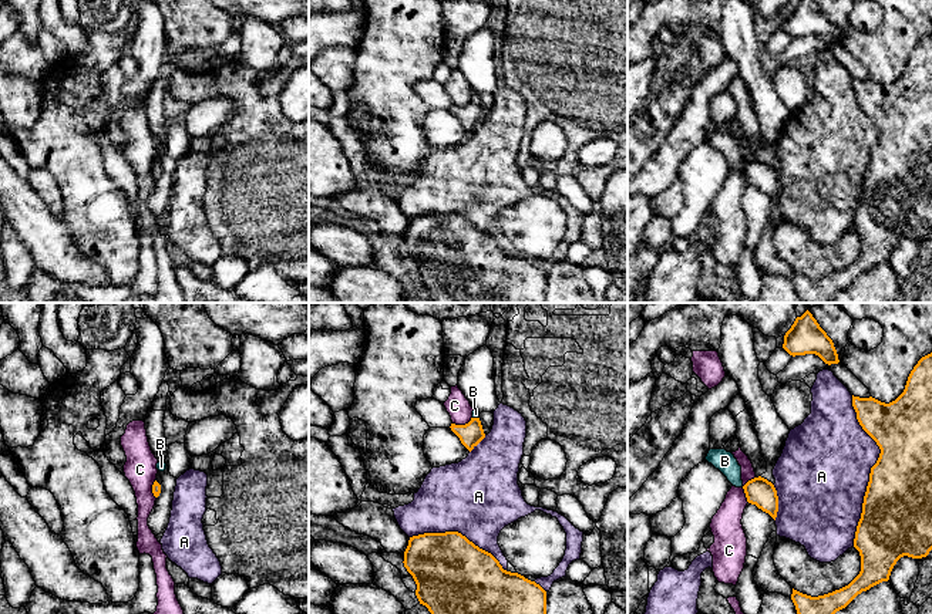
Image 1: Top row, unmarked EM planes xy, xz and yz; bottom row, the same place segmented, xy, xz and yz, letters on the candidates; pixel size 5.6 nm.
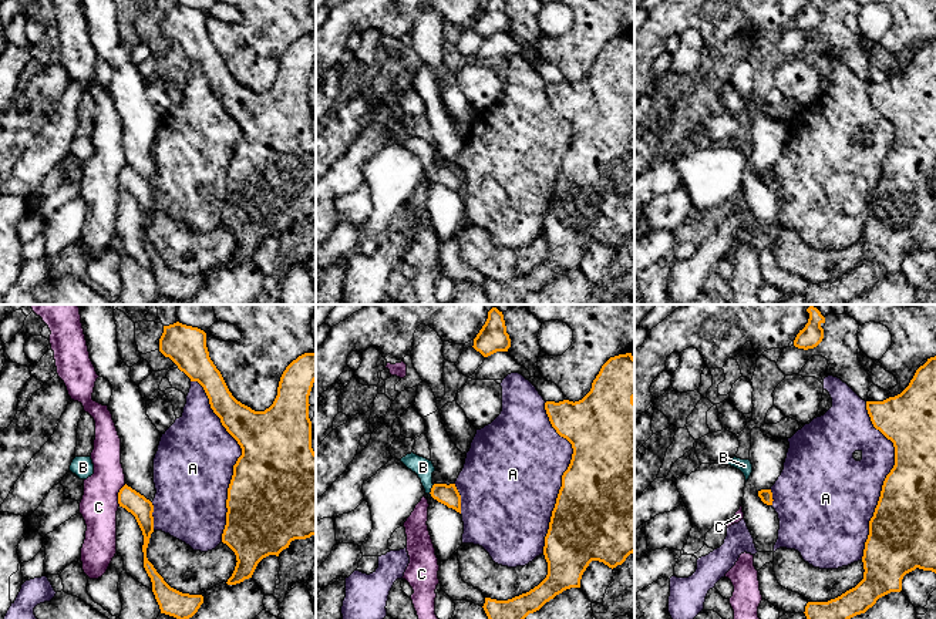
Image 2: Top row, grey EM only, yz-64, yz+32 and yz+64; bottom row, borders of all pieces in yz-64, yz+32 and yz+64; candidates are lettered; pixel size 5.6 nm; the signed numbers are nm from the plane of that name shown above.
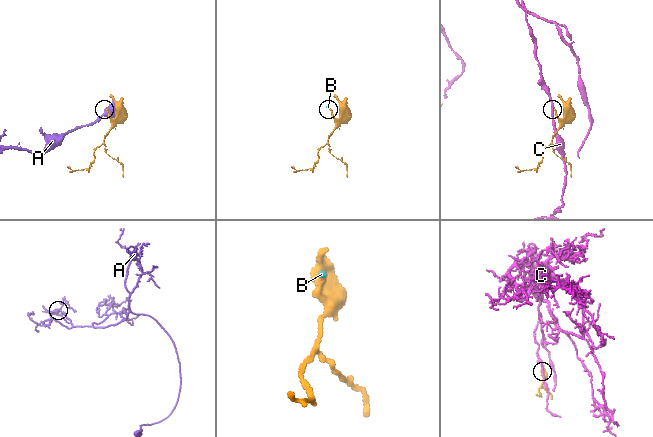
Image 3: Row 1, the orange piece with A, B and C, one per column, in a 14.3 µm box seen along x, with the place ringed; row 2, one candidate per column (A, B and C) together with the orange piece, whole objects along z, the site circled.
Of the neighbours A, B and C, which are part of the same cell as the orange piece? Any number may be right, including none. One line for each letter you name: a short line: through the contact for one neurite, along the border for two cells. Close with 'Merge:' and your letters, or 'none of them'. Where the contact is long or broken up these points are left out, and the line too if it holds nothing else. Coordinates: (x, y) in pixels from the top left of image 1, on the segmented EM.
B: Line: xz (471, 434), (475, 418), (475, 414)
Merge: B

